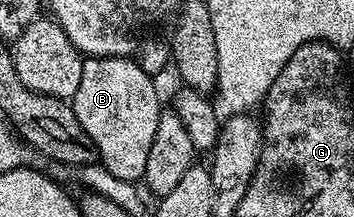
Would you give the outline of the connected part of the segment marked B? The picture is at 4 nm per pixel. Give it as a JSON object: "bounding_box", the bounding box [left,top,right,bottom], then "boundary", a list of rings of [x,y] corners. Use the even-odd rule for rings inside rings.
{"bounding_box":[69,57,161,183],"boundary":[[[87,57],[81,69],[81,85],[77,85],[77,93],[69,100],[77,121],[81,121],[81,129],[93,141],[98,162],[113,177],[121,177],[121,181],[135,183],[143,179],[145,161],[149,161],[149,149],[161,114],[155,83],[134,58]]]}

